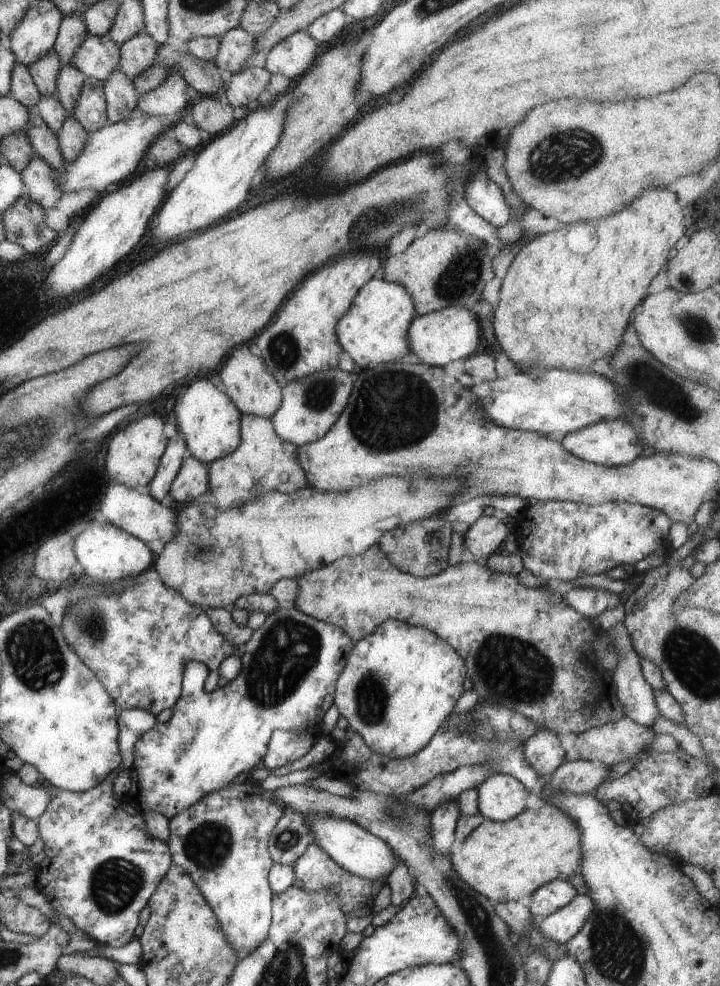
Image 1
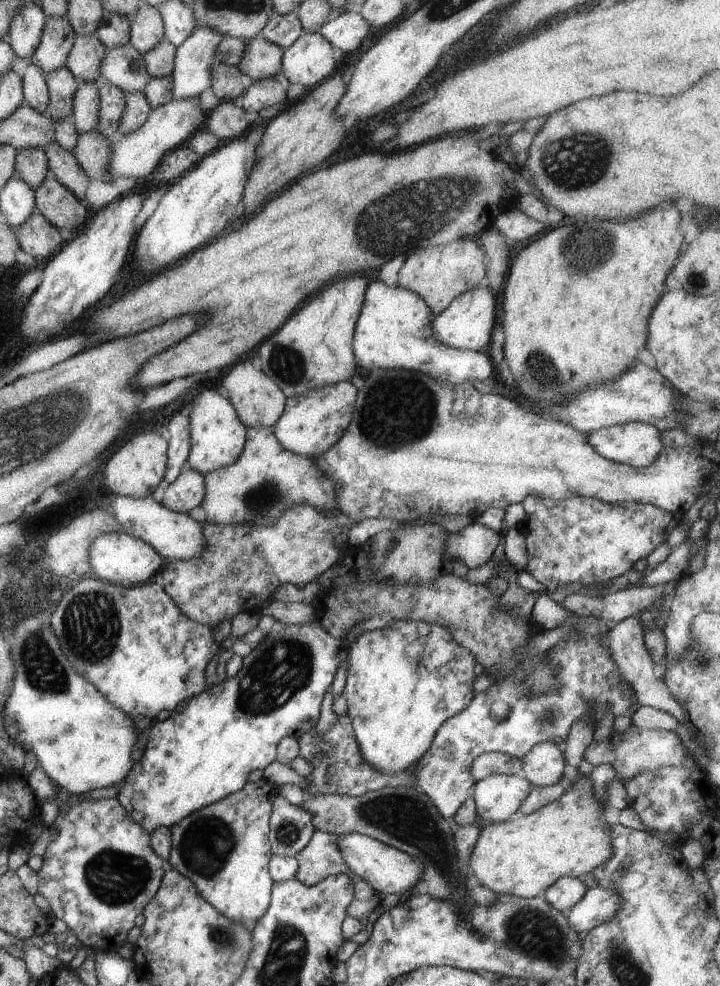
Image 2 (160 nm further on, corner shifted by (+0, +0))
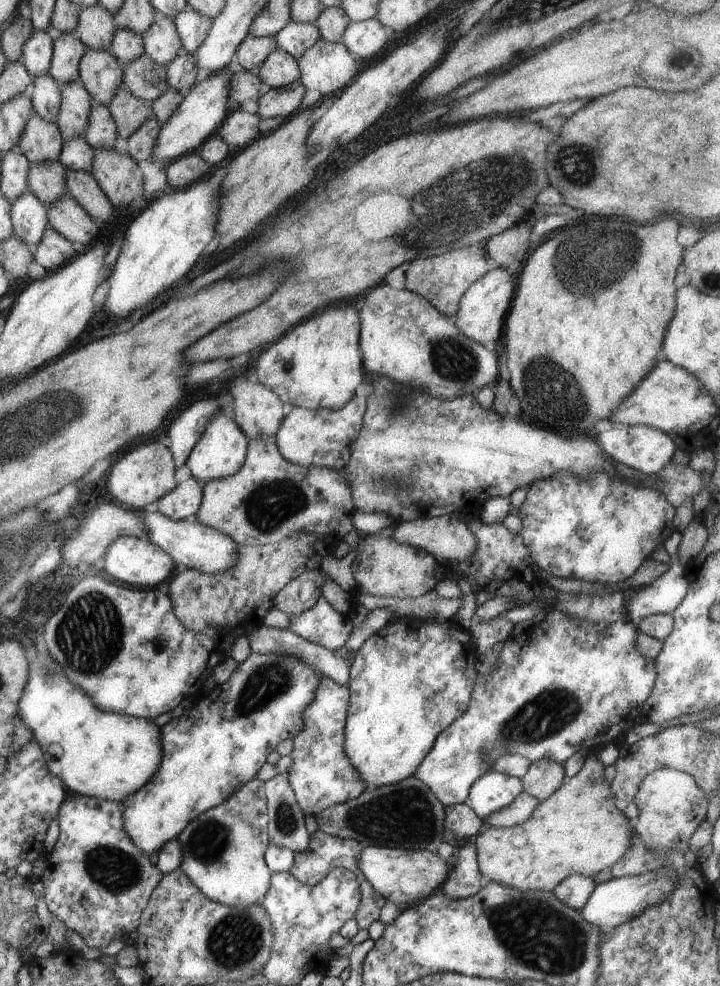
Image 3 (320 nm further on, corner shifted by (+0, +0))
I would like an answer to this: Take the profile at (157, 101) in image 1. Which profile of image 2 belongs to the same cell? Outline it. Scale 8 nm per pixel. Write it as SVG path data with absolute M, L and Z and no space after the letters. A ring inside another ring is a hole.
M199 26L176 49L172 98L194 98L212 86L212 67L222 38L211 26Z

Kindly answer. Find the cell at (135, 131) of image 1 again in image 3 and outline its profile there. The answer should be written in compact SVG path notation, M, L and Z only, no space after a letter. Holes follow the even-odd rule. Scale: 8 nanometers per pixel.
M224 68L196 82L177 106L174 114L162 124L152 161L171 162L182 155L194 153L209 136L216 134L229 113L228 99L230 99L233 74L229 69Z

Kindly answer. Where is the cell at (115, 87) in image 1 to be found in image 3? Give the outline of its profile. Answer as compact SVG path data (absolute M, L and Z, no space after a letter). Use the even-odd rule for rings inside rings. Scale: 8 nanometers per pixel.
M152 116L138 129L131 134L126 142L128 144L128 154L136 162L152 161L153 152L156 146L158 135L162 125Z

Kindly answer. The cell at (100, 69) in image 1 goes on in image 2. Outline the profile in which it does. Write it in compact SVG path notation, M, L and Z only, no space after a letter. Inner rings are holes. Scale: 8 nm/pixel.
M128 44L107 50L101 62L101 76L125 93L142 93L152 78L143 54Z

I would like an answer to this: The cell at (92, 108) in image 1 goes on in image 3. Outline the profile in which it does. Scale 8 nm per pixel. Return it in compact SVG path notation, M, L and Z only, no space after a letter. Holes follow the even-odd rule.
M122 86L106 106L114 117L120 140L126 140L152 116L151 108L141 98L134 96L126 86Z

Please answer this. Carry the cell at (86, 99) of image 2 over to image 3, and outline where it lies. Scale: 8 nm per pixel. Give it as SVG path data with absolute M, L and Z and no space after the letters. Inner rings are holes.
M93 104L87 129L82 136L94 150L115 150L114 145L118 138L117 126L106 105Z

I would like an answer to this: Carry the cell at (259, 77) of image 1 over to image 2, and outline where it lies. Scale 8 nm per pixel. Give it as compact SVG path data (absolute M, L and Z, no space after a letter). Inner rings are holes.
M282 71L272 78L254 81L245 90L243 109L247 112L260 112L262 108L268 108L272 104L287 105L289 101L286 96L290 83Z

